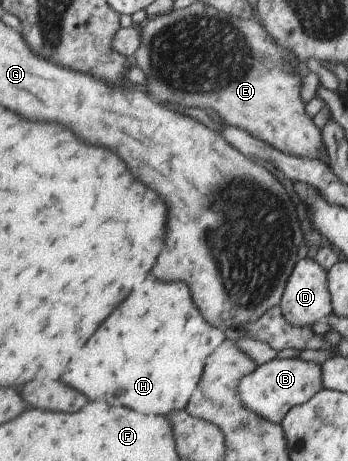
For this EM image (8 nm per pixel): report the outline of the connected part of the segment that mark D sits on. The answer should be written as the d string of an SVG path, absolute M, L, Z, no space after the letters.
M306 256L299 262L296 262L277 305L280 308L280 314L284 321L294 327L311 326L317 320L327 318L332 313L331 295L328 293L327 272L315 262L314 258Z

